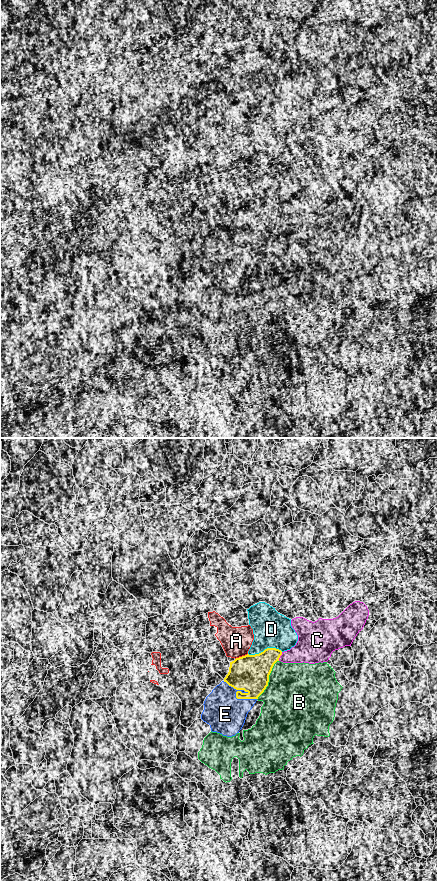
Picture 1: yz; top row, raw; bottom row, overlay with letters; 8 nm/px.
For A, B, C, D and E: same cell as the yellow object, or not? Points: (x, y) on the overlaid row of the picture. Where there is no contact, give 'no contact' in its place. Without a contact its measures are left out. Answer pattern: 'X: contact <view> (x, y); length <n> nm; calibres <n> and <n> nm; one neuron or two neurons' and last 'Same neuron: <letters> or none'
A: contact yz (242, 656); length 120 nm; calibres 300 and 240 nm; two neurons
B: contact yz (268, 680); length 360 nm; calibres 300 and 480 nm; two neurons
C: contact yz (280, 655); length 80 nm; calibres 260 and 240 nm; two neurons
D: contact yz (265, 649); length 280 nm; calibres 300 and 300 nm; two neurons
E: contact yz (236, 697); length 300 nm; calibres 300 and 320 nm; one neuron
Same neuron: E

